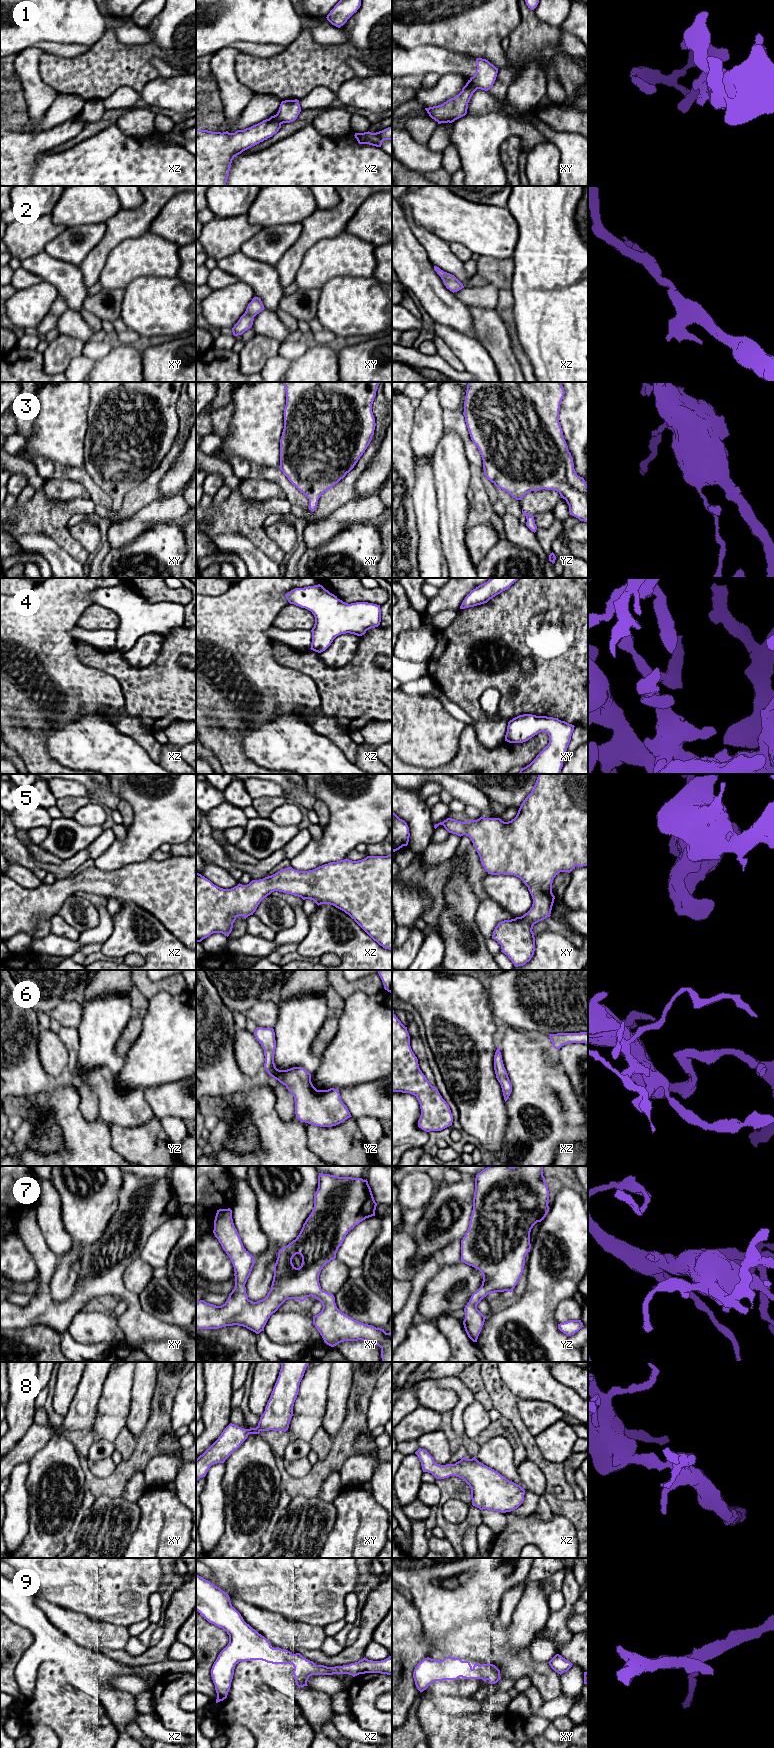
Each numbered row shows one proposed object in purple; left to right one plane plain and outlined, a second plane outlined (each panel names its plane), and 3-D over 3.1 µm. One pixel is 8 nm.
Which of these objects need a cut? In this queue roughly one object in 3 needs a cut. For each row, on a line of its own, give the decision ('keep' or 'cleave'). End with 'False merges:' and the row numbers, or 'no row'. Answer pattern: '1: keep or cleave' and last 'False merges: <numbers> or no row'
1: cleave
2: keep
3: keep
4: keep
5: keep
6: keep
7: keep
8: keep
9: keep
False merges: 1

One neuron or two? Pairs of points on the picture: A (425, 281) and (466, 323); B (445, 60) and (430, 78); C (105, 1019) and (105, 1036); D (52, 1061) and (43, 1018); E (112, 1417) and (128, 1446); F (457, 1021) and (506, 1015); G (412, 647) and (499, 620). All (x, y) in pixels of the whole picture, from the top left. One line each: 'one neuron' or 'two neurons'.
A: one neuron
B: two neurons
C: one neuron
D: two neurons
E: two neurons
F: two neurons
G: two neurons

